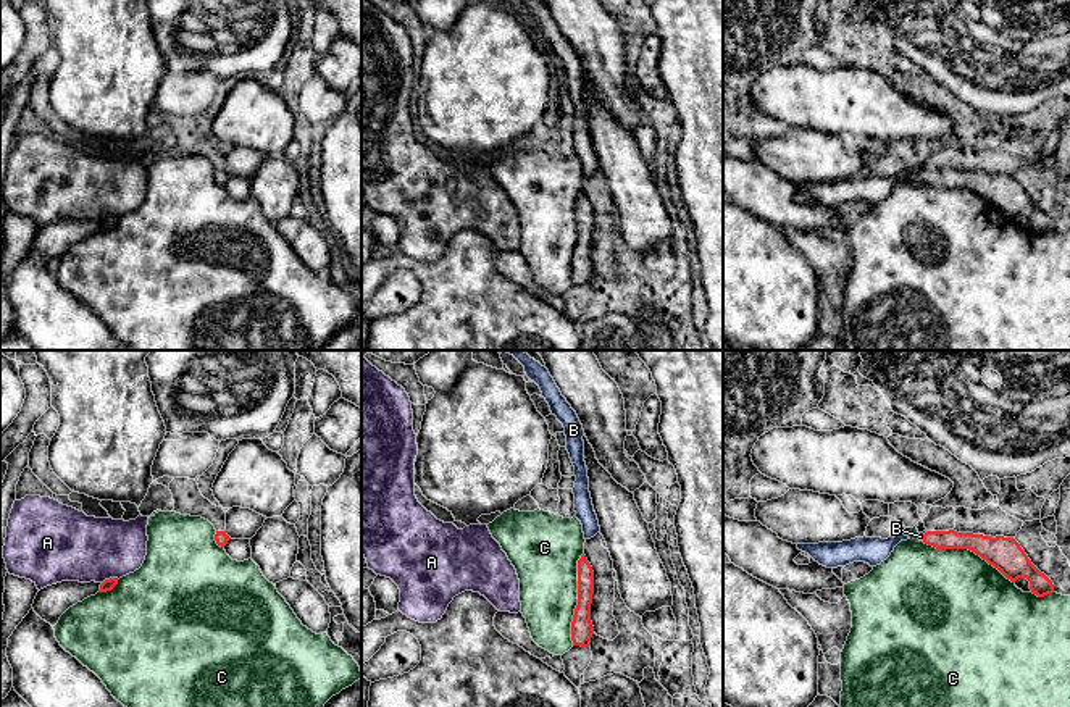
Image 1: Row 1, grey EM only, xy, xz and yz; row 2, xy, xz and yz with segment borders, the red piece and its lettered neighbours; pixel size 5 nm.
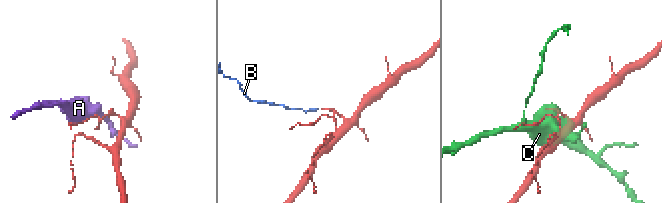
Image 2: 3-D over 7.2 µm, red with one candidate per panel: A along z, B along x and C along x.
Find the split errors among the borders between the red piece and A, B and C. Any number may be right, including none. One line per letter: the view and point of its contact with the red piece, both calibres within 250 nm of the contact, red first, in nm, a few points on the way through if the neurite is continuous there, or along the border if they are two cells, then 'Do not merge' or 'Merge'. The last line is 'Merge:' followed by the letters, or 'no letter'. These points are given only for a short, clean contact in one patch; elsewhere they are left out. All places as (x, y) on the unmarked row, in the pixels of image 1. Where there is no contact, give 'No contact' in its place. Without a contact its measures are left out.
A: Touches red at xy (110, 217). Thickness 60 nm (red) against 340 nm. Do not merge
B: Touches red at yz (923, 175). Thickness 100 nm (red) against 30 nm. Path across: yz (941, 178), (923, 175), (920, 175). Merge
C: Touches red at xz (578, 238). Thickness 110 nm (red) against 320 nm. Do not merge
Merge: B

